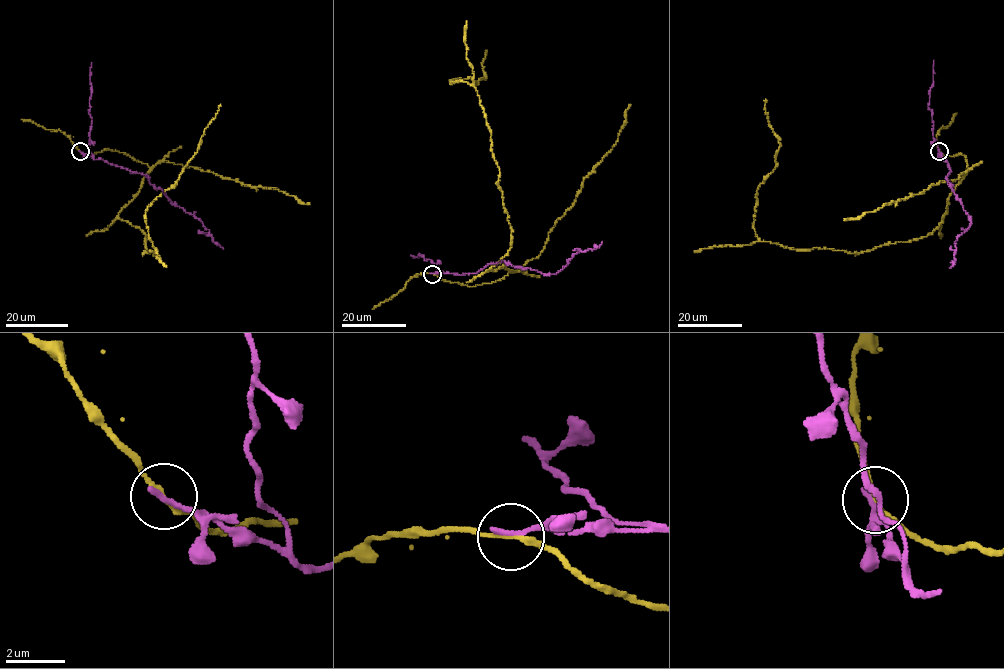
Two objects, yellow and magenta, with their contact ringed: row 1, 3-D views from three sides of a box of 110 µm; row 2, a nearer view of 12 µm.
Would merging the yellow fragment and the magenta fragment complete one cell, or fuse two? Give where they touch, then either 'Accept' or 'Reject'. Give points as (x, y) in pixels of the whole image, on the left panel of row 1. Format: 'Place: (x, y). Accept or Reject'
Place: (80, 151). Reject

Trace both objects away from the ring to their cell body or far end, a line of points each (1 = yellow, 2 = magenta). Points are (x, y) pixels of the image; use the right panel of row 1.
1: (938, 151), (968, 165), (927, 236), (848, 253), (761, 241), (754, 207), (779, 146), (766, 99)
2: (938, 151), (950, 169), (946, 179), (971, 221), (968, 229), (957, 238), (955, 261), (950, 268)

